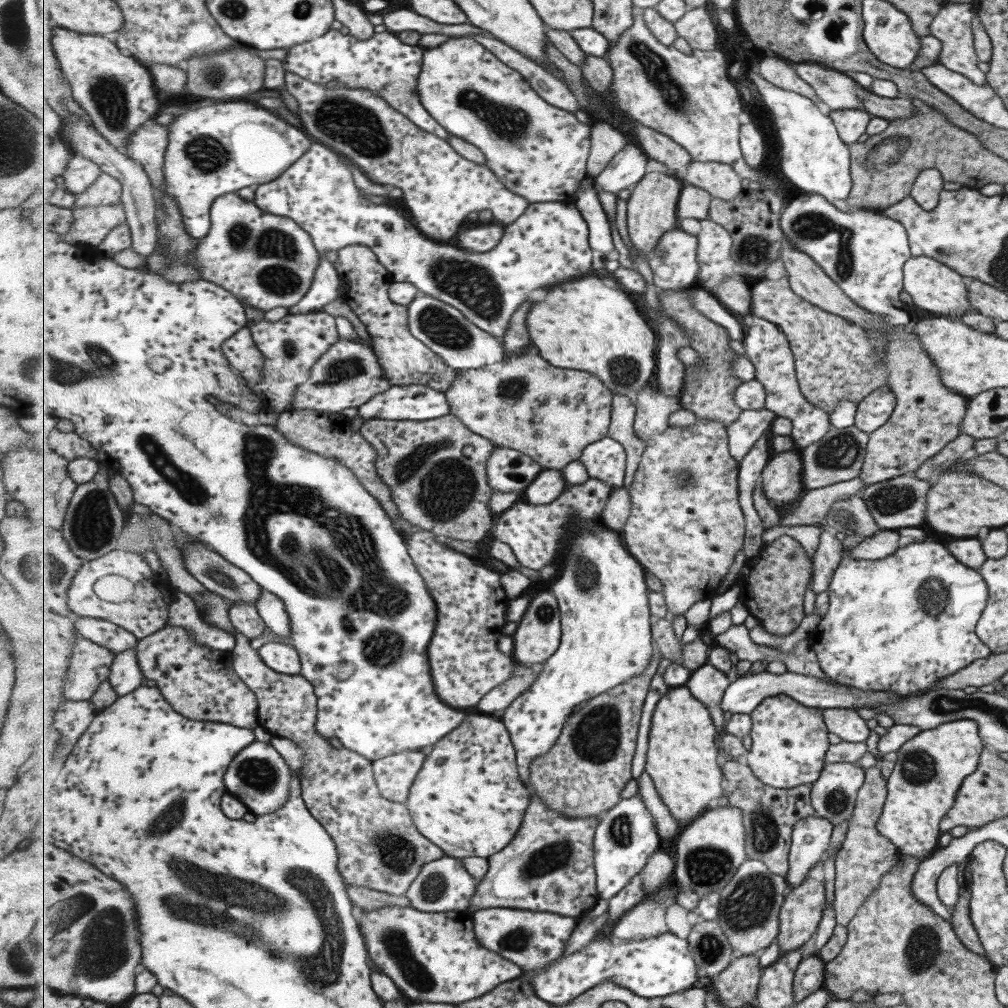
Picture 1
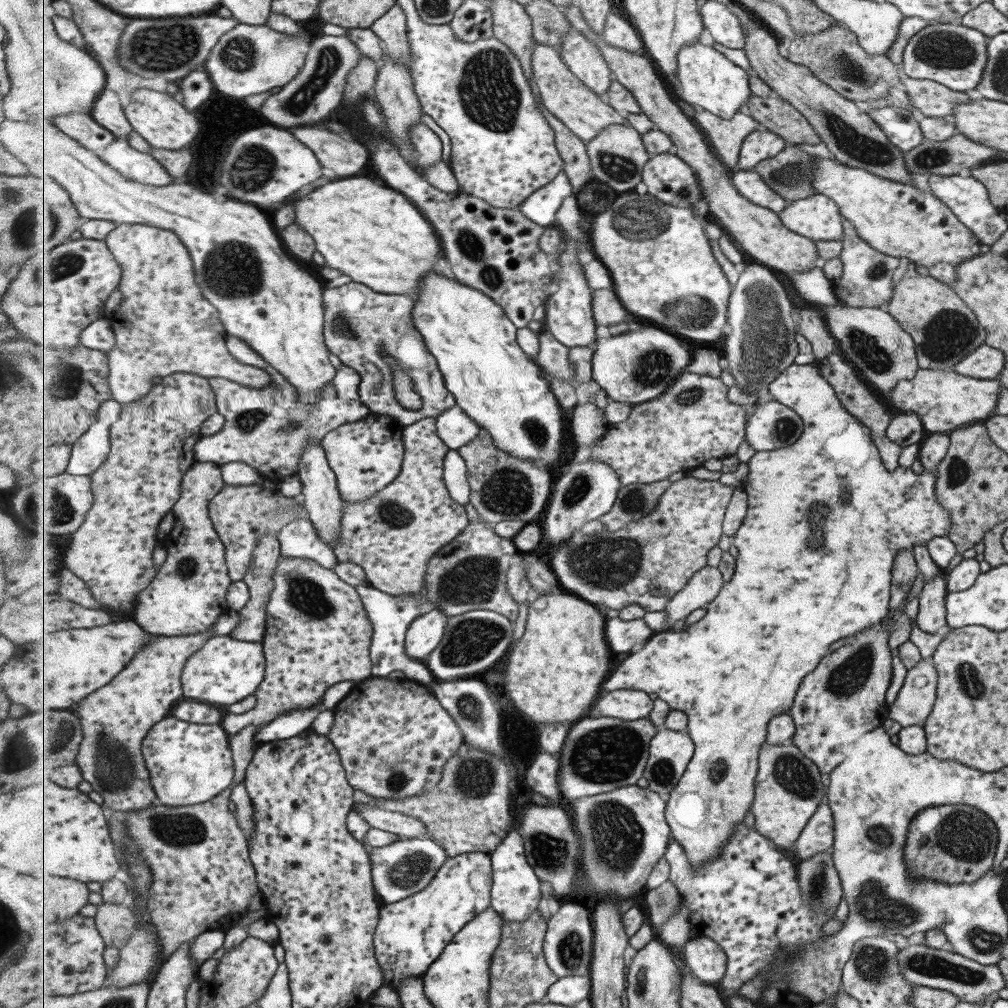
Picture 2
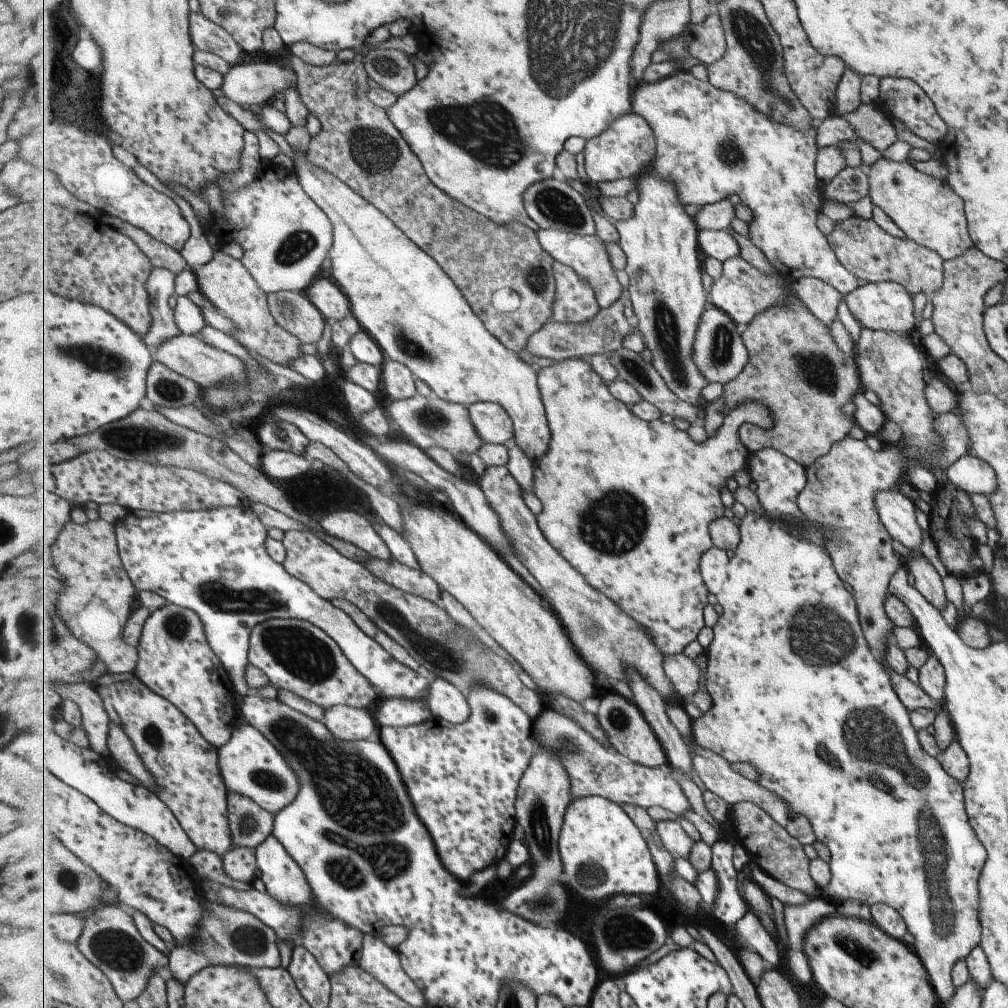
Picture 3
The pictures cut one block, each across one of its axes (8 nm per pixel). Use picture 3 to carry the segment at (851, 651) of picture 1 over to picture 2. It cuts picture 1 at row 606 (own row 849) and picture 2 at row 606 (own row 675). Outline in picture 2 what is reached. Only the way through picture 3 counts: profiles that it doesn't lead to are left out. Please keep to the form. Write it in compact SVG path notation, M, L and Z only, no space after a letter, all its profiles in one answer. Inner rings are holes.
M812 363L804 365L793 364L783 371L775 381L769 385L768 390L777 402L785 403L785 406L797 411L801 415L804 430L799 441L794 445L772 451L756 451L749 459L749 473L743 482L742 489L747 496L747 509L745 517L737 529L733 541L737 549L733 574L728 582L724 582L717 598L713 599L706 608L706 615L690 627L680 631L657 632L644 647L630 655L617 669L613 669L609 683L605 681L605 691L644 690L651 694L655 692L658 698L665 699L672 710L683 711L688 716L688 733L696 746L696 752L692 756L688 770L681 777L677 787L671 791L668 797L667 822L671 826L673 840L677 840L689 858L691 868L699 870L705 864L719 858L723 848L729 844L731 836L735 834L735 826L743 824L749 810L752 810L756 797L756 782L760 770L761 747L768 742L769 721L781 713L787 713L793 707L793 701L797 697L797 689L805 676L813 672L821 657L825 657L829 650L829 644L853 634L859 630L869 628L877 622L881 622L887 615L889 602L890 570L893 560L902 551L912 551L913 546L926 547L927 542L935 537L947 537L951 522L949 512L937 503L935 492L935 471L927 471L923 468L921 473L915 474L907 467L895 468L887 471L877 456L878 450L872 442L869 428L866 428L854 415L841 406L840 399L836 397L832 385L820 374Z

